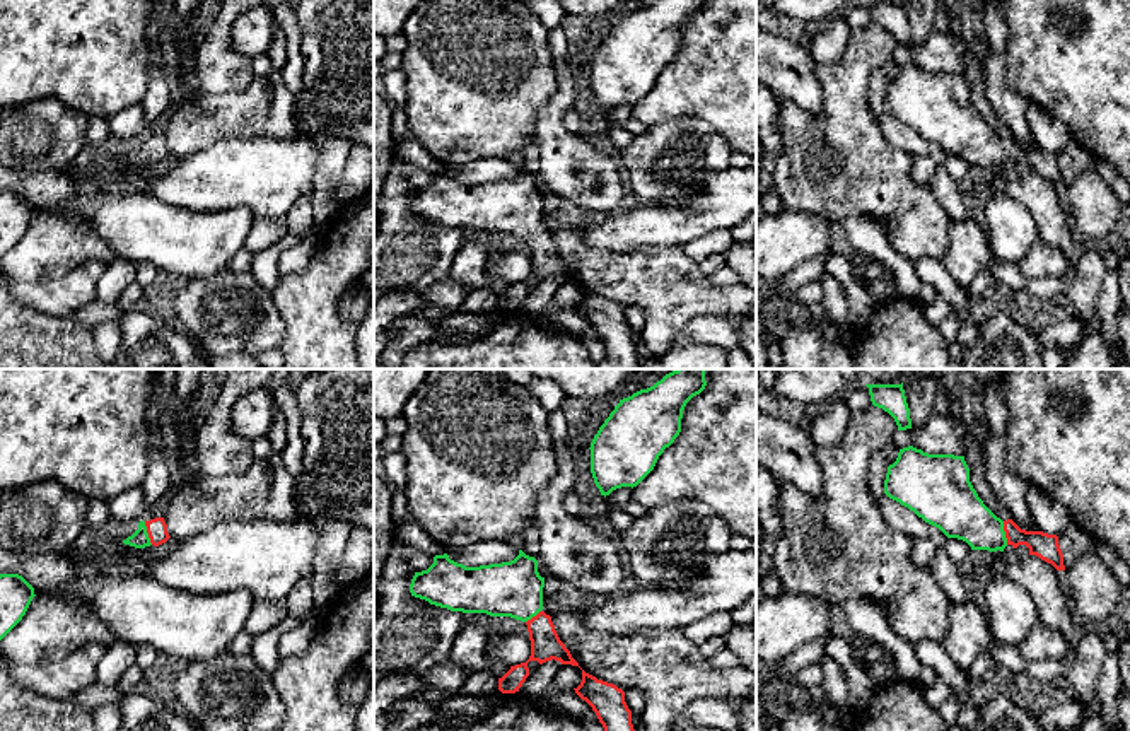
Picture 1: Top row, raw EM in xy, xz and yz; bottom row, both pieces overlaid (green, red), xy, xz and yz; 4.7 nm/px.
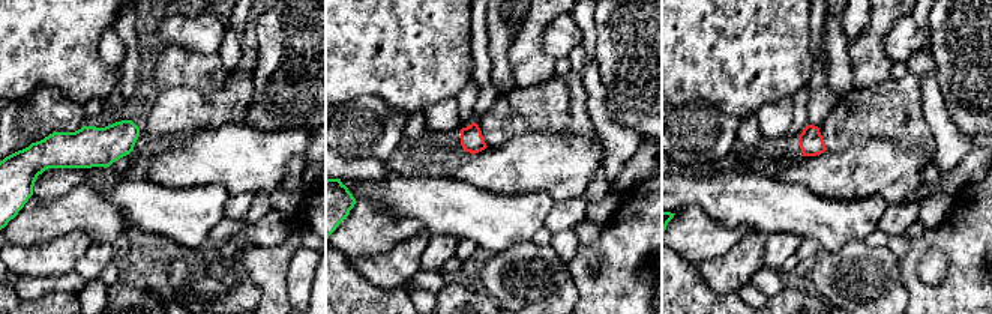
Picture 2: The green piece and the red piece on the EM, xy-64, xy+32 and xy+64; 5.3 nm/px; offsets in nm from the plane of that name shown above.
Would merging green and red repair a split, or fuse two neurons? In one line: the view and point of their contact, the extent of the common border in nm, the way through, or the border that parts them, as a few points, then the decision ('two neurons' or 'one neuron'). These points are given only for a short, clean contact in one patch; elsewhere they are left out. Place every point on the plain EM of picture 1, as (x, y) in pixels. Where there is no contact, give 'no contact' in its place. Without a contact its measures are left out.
contact xy (147, 151); length 120 nm; way xy (140, 156), (147, 151), (157, 147); one neuron

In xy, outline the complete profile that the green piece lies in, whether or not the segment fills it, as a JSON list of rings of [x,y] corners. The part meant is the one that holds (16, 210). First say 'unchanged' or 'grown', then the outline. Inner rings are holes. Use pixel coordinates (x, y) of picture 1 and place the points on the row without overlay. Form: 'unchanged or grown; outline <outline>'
unchanged; outline [[[0,191],[0,258],[22,237],[34,205],[19,191]]]

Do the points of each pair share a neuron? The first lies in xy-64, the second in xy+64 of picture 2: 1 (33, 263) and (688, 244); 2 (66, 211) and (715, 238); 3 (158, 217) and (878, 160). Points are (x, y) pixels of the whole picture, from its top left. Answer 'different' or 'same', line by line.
1: different
2: same
3: different

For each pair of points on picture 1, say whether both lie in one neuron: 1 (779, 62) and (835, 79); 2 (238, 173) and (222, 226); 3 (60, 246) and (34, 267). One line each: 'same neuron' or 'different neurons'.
1: different neurons
2: different neurons
3: same neuron

